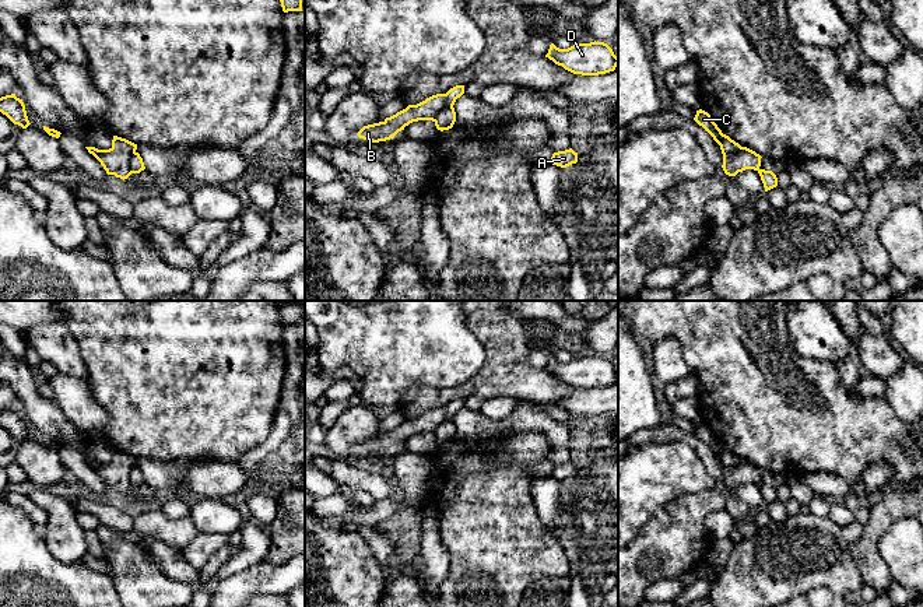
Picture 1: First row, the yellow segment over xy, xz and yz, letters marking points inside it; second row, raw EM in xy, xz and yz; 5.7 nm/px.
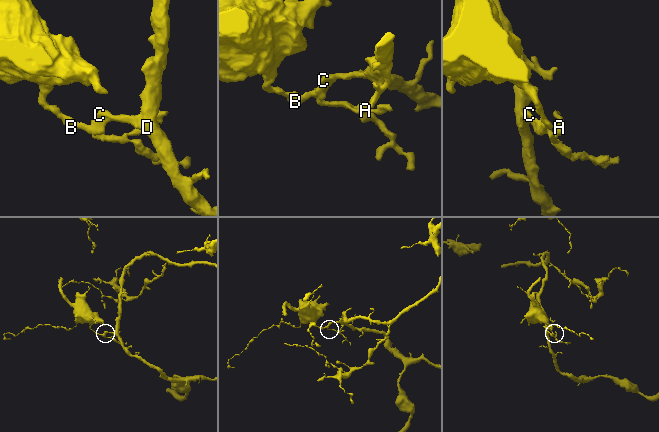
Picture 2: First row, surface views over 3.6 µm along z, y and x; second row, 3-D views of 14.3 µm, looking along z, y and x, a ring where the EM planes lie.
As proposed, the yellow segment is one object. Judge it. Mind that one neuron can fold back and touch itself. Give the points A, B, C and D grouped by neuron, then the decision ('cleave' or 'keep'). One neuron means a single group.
A B / C D | cleave

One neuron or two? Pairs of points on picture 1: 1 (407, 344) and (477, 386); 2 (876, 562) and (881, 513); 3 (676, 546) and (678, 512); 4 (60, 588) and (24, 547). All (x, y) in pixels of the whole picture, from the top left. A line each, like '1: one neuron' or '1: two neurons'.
1: two neurons
2: one neuron
3: one neuron
4: one neuron

